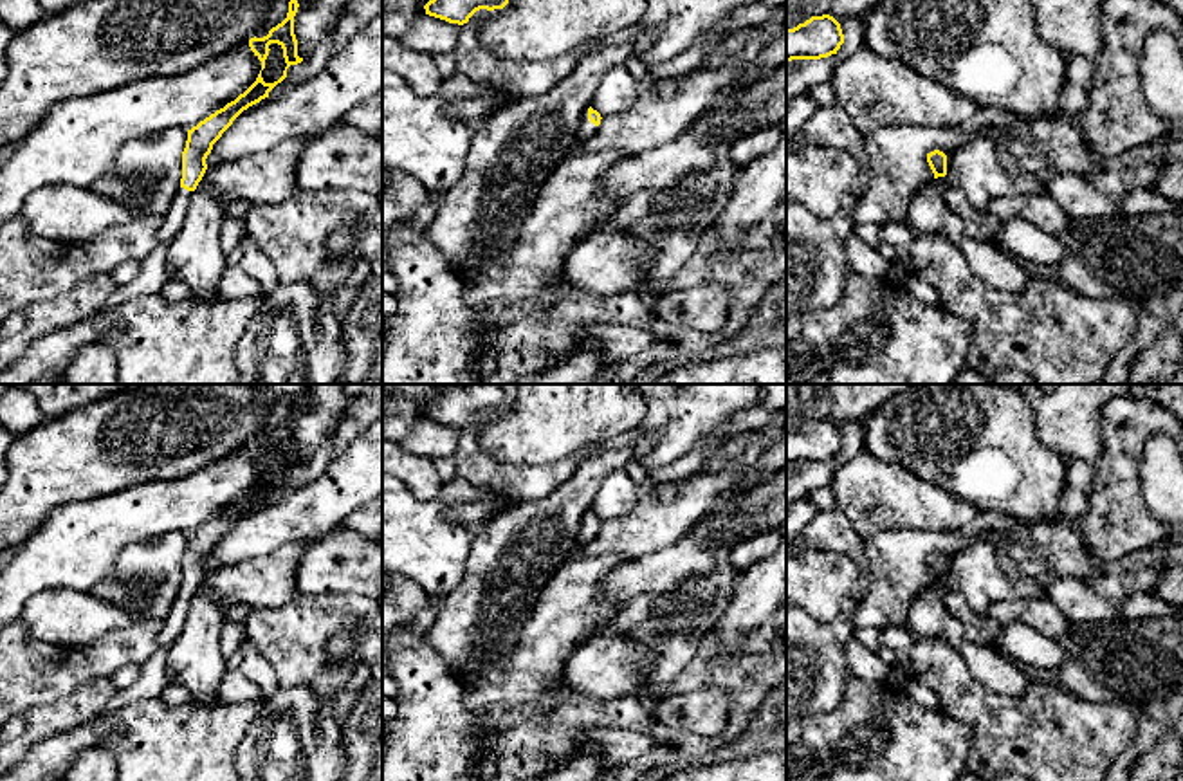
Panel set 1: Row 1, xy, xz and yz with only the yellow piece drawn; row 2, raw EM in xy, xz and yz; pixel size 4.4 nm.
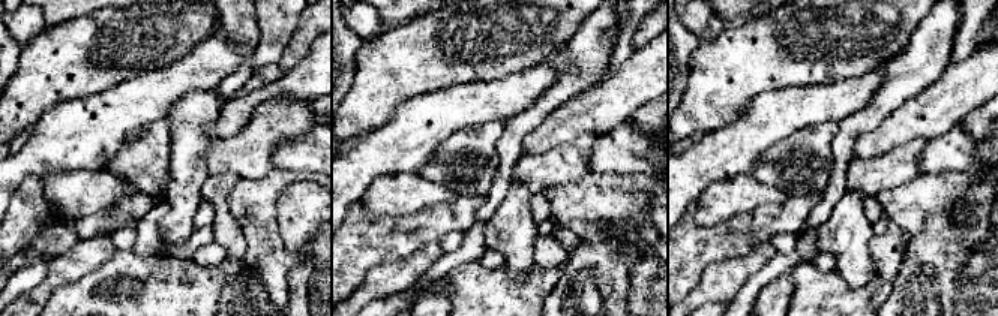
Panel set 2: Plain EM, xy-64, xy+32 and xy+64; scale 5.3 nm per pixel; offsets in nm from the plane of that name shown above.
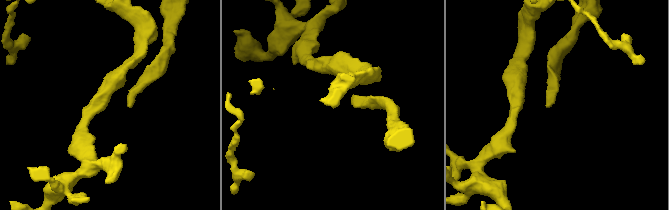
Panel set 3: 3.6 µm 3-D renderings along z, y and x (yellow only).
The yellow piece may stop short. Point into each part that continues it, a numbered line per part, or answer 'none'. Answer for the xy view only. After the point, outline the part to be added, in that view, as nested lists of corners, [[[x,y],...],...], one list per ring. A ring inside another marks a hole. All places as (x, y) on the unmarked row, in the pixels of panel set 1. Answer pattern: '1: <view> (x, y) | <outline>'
1: xy (172, 626) | [[[179,592],[171,611],[159,626],[159,633],[155,639],[155,649],[157,648],[170,648],[180,637],[184,624],[186,624],[186,619],[188,619],[191,597],[193,595]]]

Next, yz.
1: yz (929, 617) | [[[938,581],[931,590],[922,593],[905,626],[912,639],[945,639],[954,649],[961,651],[965,633],[943,602],[947,590],[947,583]]]

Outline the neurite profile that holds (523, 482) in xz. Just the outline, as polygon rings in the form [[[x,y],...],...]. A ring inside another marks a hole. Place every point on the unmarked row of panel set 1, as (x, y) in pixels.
[[[480,413],[467,427],[460,429],[460,438],[453,455],[458,476],[474,485],[496,489],[516,500],[543,498],[564,483],[586,455],[586,451],[577,451],[545,465],[500,462],[483,451],[478,440],[478,431],[489,418],[491,415]]]

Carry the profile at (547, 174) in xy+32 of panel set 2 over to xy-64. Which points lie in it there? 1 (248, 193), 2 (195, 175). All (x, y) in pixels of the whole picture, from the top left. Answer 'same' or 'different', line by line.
1: different
2: different

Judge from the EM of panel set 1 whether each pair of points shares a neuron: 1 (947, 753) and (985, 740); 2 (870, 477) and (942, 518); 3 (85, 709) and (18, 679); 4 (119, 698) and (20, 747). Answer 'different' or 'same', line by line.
1: different
2: same
3: different
4: different

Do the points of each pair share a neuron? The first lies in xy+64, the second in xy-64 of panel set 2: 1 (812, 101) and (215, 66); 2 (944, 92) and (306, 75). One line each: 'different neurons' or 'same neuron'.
1: same neuron
2: same neuron

